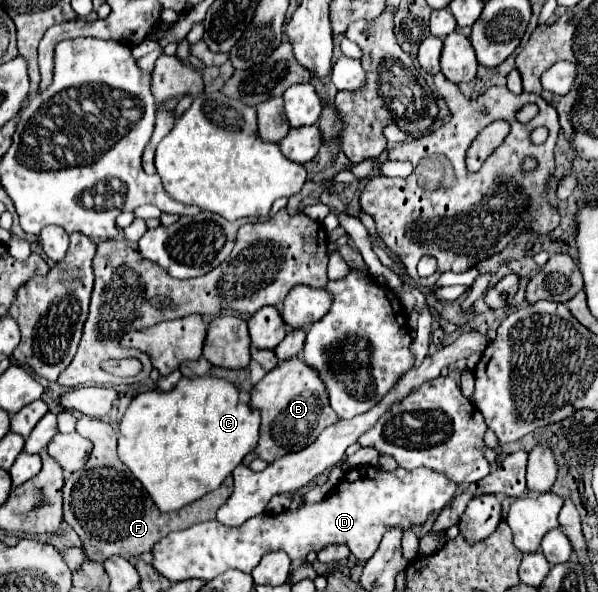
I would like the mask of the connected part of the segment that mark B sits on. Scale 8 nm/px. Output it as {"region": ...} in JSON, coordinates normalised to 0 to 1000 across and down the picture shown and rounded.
{"region":[[[502,601],[465,611],[465,618],[455,622],[421,655],[418,686],[435,696],[438,723],[431,753],[415,770],[408,770],[408,787],[418,787],[418,780],[428,777],[428,770],[445,780],[458,780],[462,774],[472,774],[482,764],[498,764],[522,750],[545,720],[565,713],[565,703],[552,689],[548,662],[538,642],[518,618],[508,615]]]}

